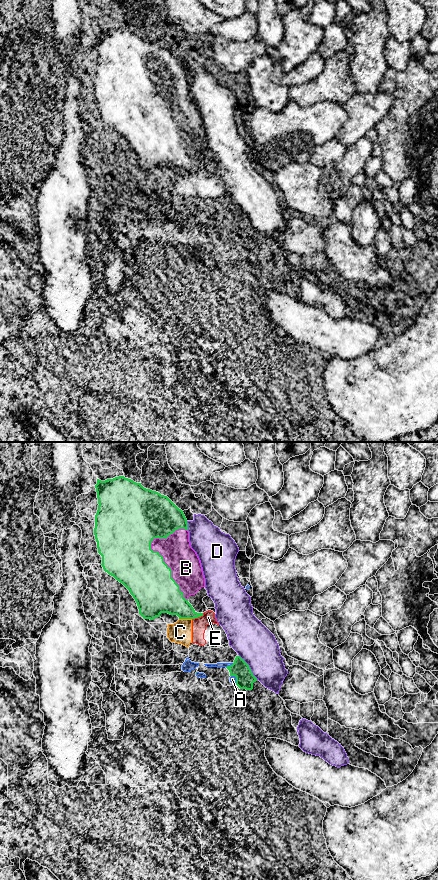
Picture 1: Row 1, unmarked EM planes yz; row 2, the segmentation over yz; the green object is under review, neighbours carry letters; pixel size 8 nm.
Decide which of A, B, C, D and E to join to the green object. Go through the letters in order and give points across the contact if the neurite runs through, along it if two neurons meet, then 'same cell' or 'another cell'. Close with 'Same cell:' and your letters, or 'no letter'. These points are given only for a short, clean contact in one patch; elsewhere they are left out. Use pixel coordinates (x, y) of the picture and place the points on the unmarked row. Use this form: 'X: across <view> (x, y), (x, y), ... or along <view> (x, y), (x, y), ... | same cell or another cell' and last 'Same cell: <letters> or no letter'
A: same cell
B: same cell
C: along yz (179, 170), (191, 171) | another cell
D: another cell
E: along yz (203, 165), (192, 171) | another cell
Same cell: A, B

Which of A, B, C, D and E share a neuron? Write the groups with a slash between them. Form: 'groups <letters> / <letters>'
groups A B / C E / D

